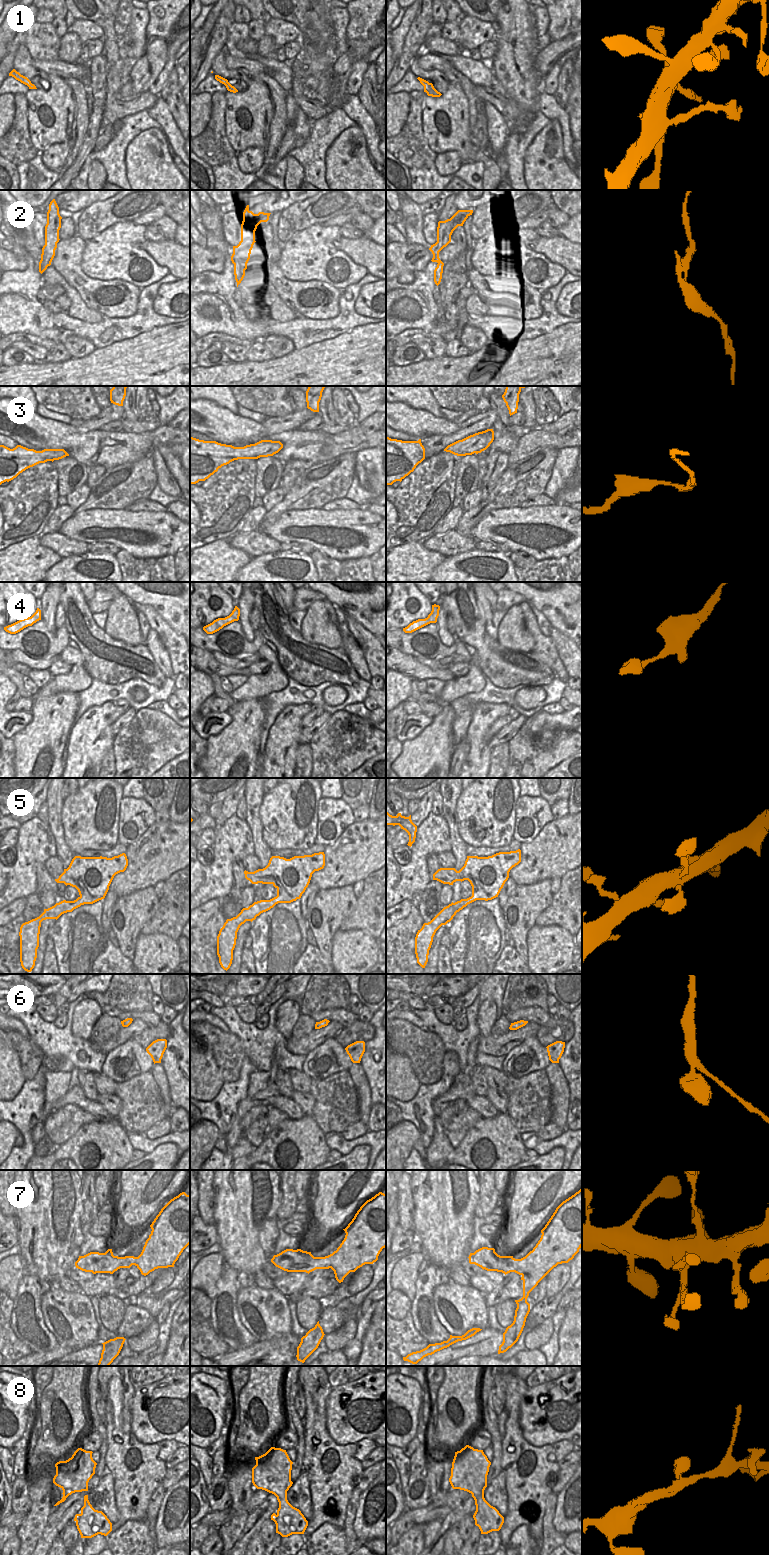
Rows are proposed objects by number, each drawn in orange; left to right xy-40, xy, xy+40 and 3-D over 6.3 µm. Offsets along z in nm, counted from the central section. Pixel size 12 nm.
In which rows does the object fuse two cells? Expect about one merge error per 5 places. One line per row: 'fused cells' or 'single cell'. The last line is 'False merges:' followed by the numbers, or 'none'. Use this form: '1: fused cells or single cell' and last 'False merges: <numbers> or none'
1: single cell
2: fused cells
3: single cell
4: single cell
5: single cell
6: single cell
7: single cell
8: single cell
False merges: 2

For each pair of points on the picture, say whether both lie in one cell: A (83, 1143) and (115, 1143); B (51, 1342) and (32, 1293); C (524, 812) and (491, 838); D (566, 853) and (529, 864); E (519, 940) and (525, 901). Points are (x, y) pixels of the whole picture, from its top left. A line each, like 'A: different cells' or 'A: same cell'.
A: same cell
B: same cell
C: different cells
D: same cell
E: same cell

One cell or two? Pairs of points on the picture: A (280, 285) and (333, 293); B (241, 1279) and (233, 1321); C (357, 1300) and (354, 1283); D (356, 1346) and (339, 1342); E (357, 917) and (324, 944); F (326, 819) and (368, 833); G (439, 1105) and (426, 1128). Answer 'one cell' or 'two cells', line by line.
A: one cell
B: one cell
C: two cells
D: two cells
E: two cells
F: two cells
G: two cells

